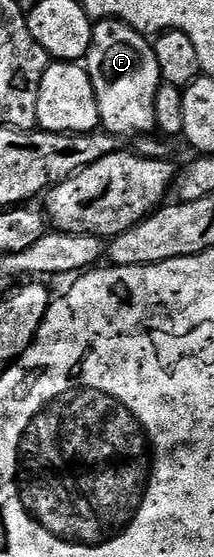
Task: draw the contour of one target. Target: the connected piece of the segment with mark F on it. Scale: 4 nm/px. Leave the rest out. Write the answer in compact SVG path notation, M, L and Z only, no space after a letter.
M98 19L93 25L89 52L83 60L99 105L100 130L106 135L140 137L157 131L155 93L163 82L152 42L121 19Z

